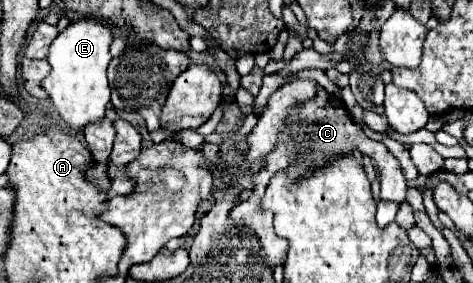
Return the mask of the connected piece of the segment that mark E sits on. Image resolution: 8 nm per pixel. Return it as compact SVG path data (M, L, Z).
M84 18L84 20L72 22L50 44L46 60L52 66L52 70L42 80L42 88L48 92L48 98L56 108L58 116L72 130L82 130L90 122L104 120L104 112L110 102L110 86L106 78L106 68L112 60L108 52L110 42L112 42L112 32L108 26L104 26L98 20Z

